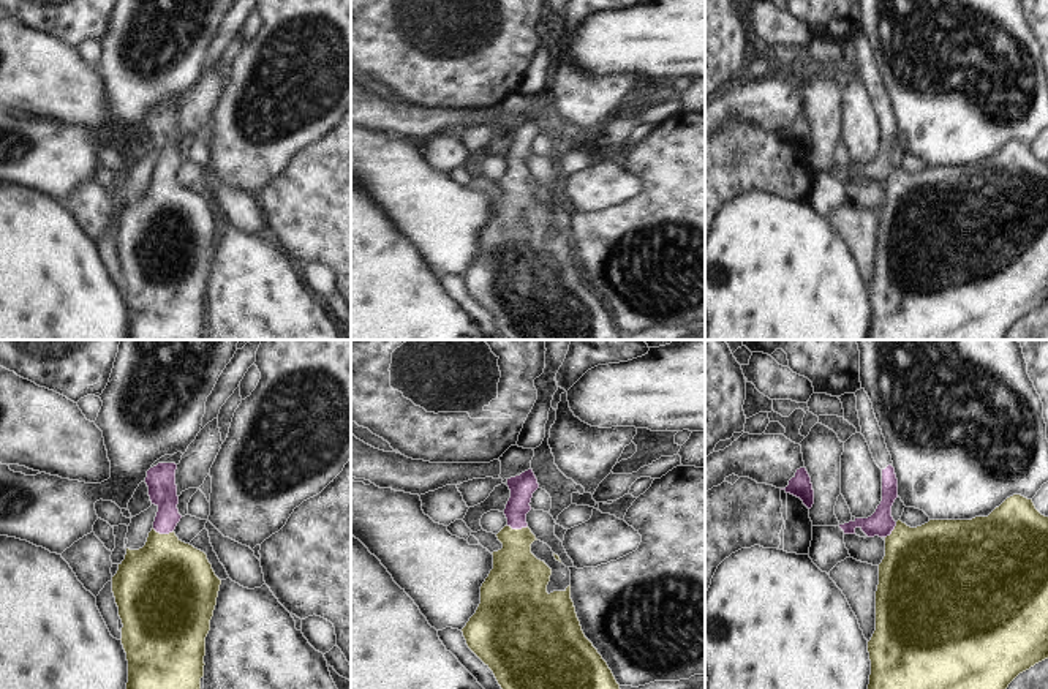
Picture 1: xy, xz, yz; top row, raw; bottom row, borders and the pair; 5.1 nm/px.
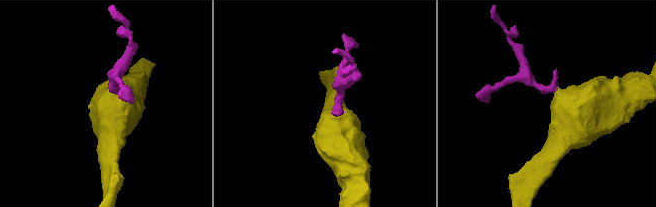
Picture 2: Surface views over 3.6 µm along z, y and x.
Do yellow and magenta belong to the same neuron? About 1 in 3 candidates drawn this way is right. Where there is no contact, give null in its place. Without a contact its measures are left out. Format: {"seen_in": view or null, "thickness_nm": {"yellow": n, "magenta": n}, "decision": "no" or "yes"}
{"seen_in": "xy", "thickness_nm": {"yellow": 460, "magenta": 140}, "decision": "yes"}

